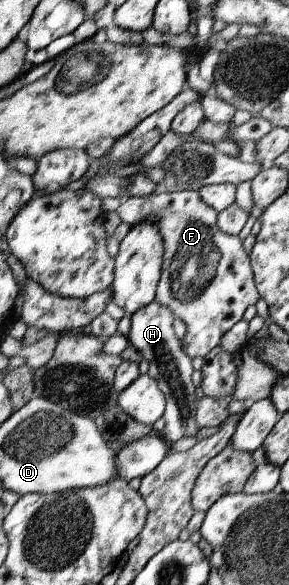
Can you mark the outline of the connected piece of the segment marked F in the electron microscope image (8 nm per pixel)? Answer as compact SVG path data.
M189 189L171 193L157 191L148 197L123 199L116 210L122 222L131 226L153 221L160 227L164 237L164 262L155 300L185 322L182 349L192 359L211 353L223 334L260 299L252 264L241 240L220 229L218 211L203 204L199 195Z

